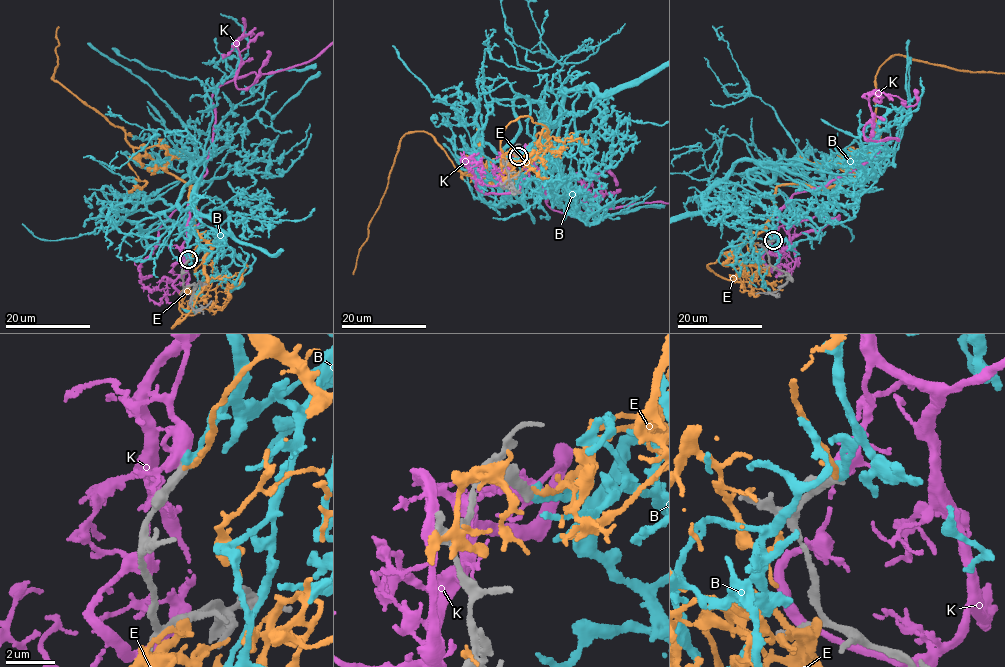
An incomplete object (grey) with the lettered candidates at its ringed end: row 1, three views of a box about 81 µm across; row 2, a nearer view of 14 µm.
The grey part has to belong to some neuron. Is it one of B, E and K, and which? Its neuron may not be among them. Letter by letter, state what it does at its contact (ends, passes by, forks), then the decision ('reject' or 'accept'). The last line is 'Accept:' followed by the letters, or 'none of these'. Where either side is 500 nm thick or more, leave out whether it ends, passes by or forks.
B: it ends | accept
E: it ends | reject
K: it forks | reject
Accept: B

